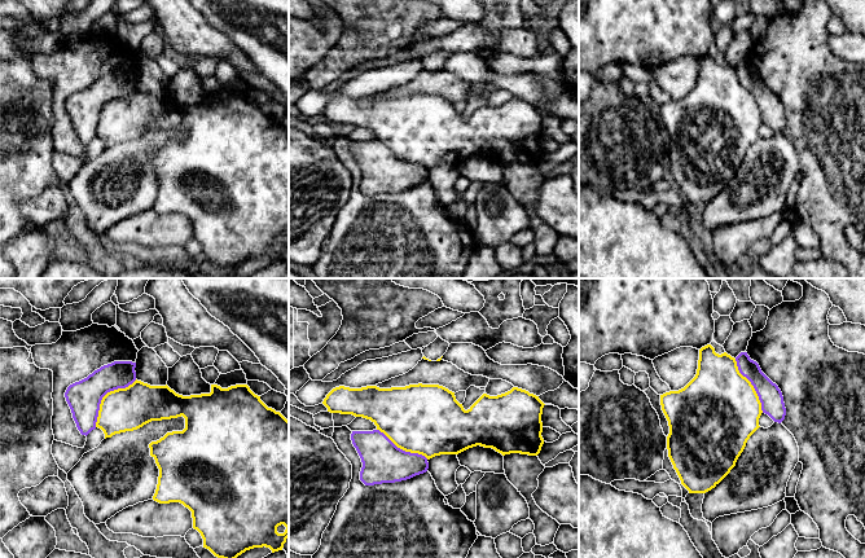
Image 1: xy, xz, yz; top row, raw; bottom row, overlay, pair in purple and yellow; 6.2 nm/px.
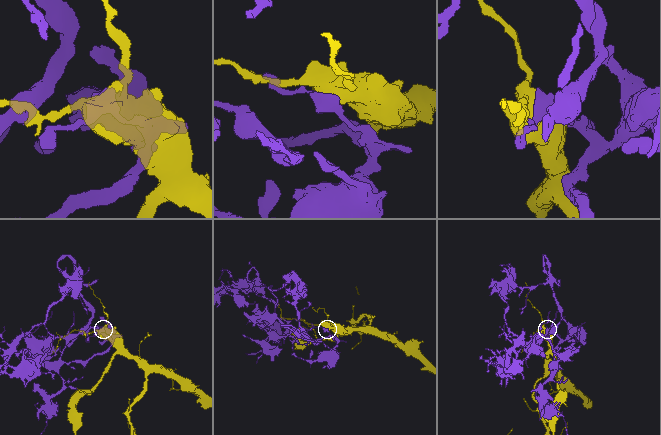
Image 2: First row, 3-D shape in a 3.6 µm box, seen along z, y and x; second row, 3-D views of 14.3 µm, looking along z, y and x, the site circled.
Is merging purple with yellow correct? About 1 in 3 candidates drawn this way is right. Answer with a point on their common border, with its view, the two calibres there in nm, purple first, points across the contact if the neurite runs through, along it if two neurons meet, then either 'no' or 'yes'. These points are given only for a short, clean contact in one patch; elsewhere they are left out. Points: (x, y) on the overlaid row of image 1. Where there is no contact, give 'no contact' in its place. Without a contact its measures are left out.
xy (105, 394) | 200/280 nm | no

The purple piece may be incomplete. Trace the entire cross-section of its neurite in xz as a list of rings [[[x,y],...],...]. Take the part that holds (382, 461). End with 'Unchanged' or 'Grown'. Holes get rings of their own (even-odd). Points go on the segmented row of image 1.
[[[379,430],[352,431],[351,440],[363,462],[360,480],[365,485],[407,480],[429,469],[425,456],[398,448]]]. Unchanged

